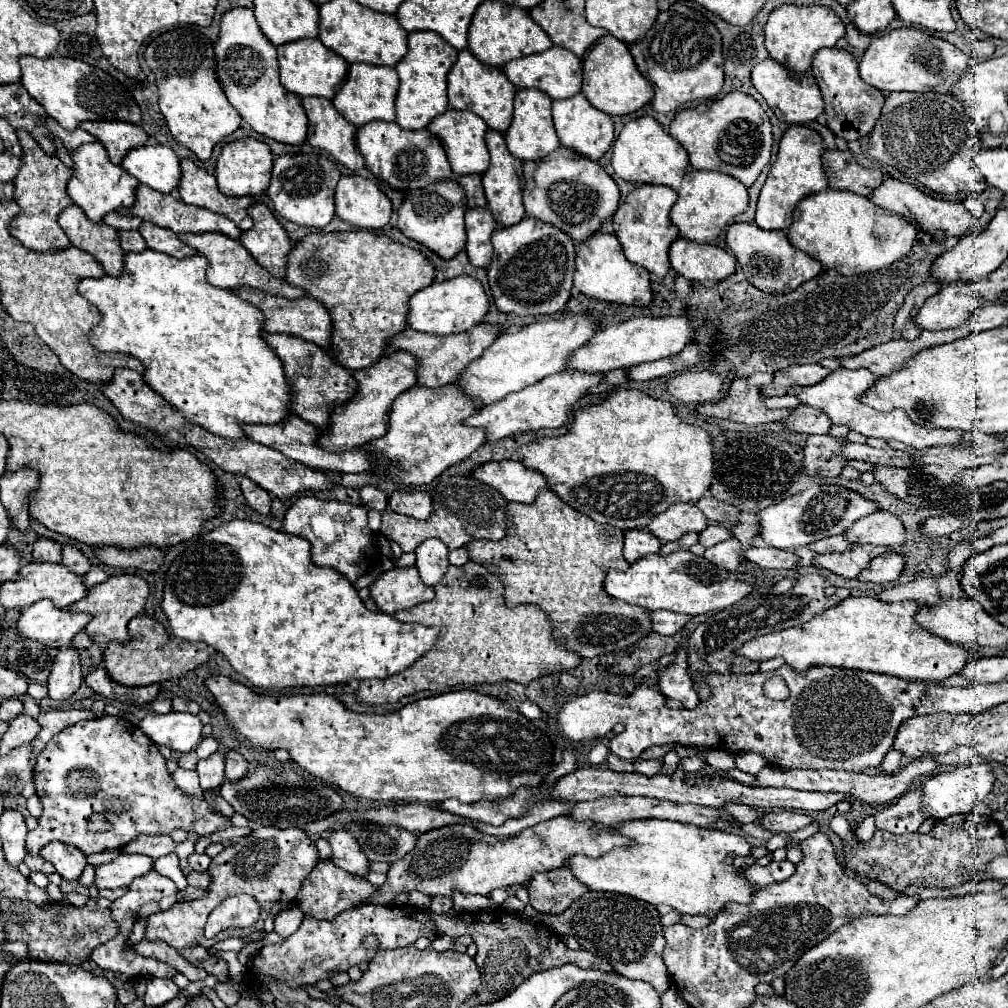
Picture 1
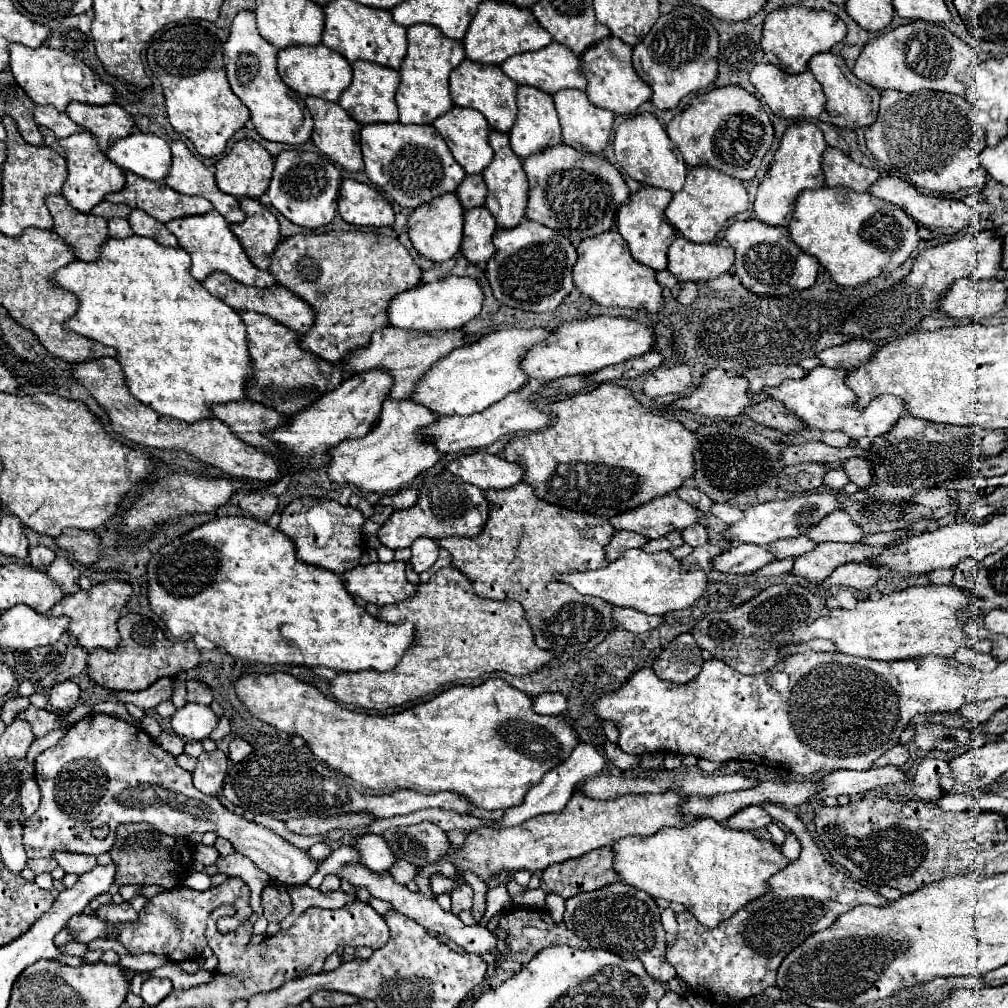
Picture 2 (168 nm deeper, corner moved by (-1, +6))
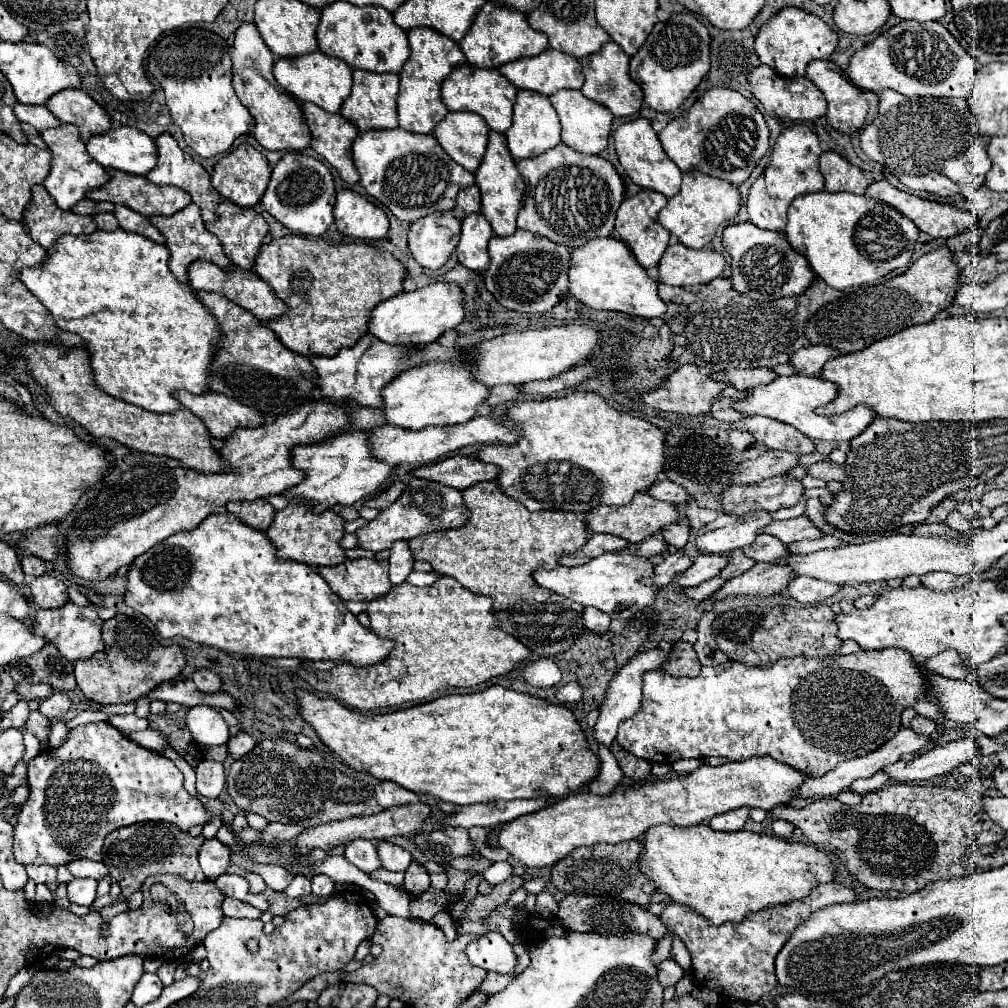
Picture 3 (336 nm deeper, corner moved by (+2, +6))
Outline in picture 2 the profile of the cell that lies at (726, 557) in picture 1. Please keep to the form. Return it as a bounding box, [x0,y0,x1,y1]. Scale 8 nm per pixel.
[681,544,721,572]

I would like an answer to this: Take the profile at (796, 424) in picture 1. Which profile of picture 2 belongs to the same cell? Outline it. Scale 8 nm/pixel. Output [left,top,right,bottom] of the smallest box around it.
[743,398,803,432]

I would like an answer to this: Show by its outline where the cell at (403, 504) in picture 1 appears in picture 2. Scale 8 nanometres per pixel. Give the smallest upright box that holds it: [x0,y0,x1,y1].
[379,488,417,510]

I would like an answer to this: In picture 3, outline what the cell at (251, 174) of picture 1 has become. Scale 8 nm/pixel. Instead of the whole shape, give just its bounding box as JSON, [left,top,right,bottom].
[212,142,270,208]

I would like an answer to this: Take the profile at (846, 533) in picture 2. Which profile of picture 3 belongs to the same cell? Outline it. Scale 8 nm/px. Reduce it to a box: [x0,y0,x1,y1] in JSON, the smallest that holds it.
[764,516,824,544]

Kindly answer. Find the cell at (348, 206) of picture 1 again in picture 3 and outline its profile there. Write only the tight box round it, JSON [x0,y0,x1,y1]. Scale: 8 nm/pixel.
[336,190,388,240]

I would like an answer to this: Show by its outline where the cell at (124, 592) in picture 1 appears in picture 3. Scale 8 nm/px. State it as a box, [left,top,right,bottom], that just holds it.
[32,602,104,662]

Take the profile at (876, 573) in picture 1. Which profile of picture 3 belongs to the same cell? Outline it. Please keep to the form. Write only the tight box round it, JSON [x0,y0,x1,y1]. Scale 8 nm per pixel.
[786,576,842,604]

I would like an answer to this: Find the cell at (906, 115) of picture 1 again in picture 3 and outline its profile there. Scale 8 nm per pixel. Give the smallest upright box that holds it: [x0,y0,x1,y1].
[860,90,990,196]

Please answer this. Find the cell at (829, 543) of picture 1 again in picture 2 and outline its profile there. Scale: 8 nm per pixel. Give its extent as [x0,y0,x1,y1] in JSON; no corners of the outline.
[767,536,815,560]

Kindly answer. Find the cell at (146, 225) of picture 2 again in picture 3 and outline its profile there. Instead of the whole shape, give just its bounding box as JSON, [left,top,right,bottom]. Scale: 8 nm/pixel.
[114,204,166,244]

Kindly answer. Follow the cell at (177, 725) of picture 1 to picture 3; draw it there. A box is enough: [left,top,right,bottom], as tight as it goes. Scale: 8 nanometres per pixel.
[186,706,230,746]

